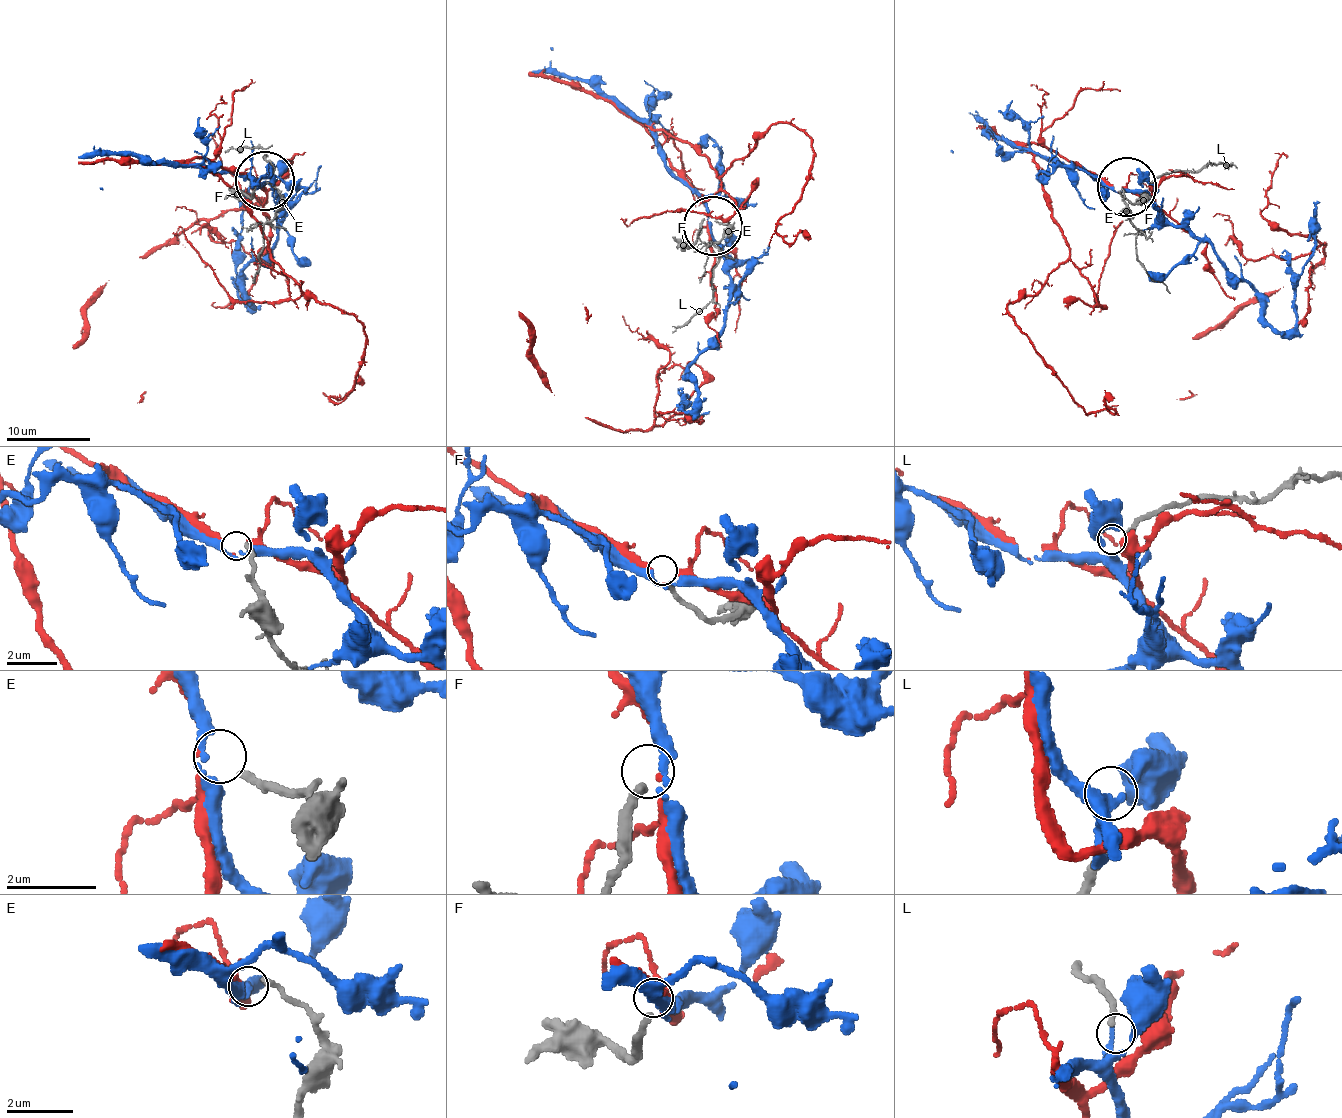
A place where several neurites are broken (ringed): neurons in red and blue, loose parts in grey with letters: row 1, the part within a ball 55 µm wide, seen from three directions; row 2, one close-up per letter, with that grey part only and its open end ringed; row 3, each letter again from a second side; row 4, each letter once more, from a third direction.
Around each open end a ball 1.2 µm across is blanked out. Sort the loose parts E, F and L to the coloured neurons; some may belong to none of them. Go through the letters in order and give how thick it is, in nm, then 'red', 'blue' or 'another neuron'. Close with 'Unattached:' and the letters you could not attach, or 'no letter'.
E: calibre 130 nm; red
F: calibre 190 nm; another neuron
L: calibre 180 nm; another neuron
Unattached: F, L

